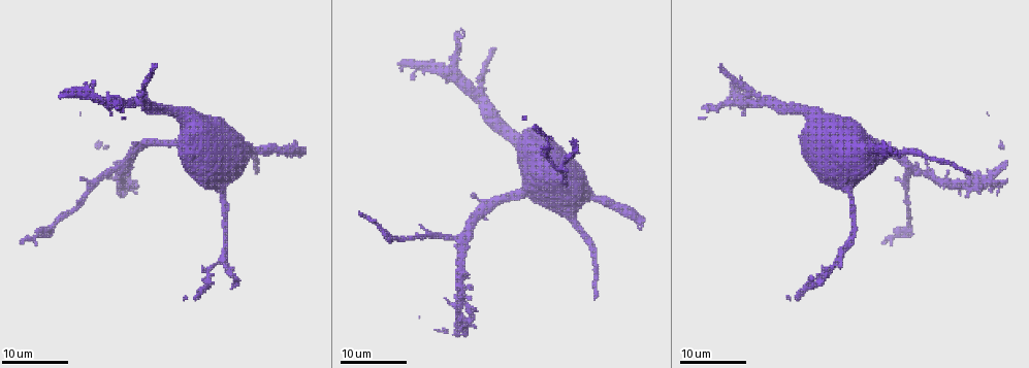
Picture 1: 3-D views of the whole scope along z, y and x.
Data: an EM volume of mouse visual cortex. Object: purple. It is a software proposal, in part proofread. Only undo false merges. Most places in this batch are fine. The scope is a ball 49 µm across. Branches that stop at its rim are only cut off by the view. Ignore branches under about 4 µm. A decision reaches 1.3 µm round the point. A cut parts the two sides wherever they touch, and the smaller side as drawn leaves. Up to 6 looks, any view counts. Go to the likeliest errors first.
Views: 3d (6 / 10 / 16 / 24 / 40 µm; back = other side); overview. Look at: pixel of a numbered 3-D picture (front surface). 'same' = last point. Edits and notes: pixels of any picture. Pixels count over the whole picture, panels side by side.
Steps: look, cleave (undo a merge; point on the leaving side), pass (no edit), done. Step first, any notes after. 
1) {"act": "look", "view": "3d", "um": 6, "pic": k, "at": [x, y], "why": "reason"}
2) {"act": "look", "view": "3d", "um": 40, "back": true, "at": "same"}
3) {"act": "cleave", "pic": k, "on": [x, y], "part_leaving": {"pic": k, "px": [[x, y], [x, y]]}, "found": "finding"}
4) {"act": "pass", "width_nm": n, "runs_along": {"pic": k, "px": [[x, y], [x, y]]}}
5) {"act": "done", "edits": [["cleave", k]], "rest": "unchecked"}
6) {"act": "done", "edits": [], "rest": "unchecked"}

{"act": "look", "view": "3d", "um": 24, "pic": 1, "at": [220, 261], "why": "a fork"}

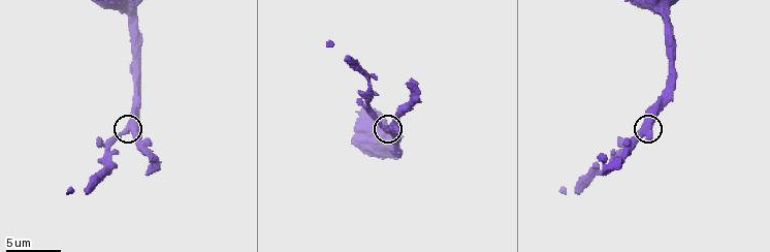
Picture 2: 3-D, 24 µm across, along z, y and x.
{"act": "look", "view": "3d", "um": 10, "pic": 2, "at": [128, 130]}

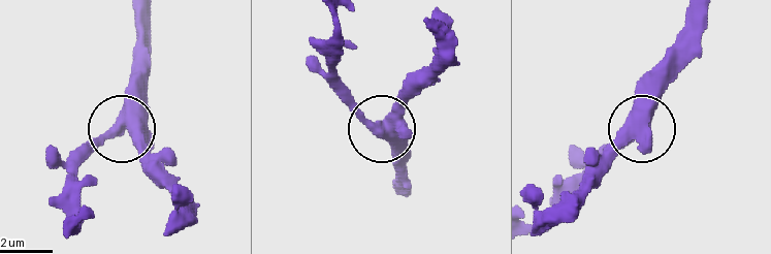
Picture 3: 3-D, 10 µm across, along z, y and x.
{"act": "pass", "width_nm": 460, "found": "all the same neuron"}

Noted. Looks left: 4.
{"act": "look", "view": "3d", "um": 24, "pic": 1, "at": [139, 100]}

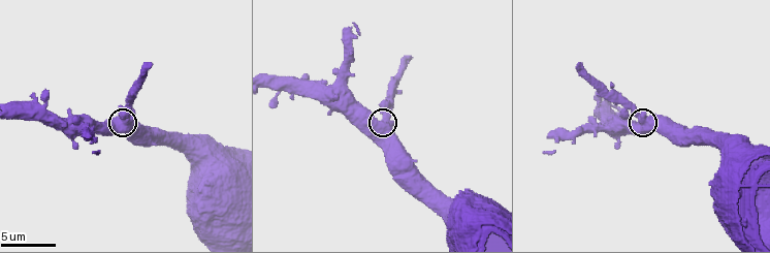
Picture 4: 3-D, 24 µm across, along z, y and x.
{"act": "look", "view": "3d", "um": 6, "pic": 4, "at": [120, 120]}

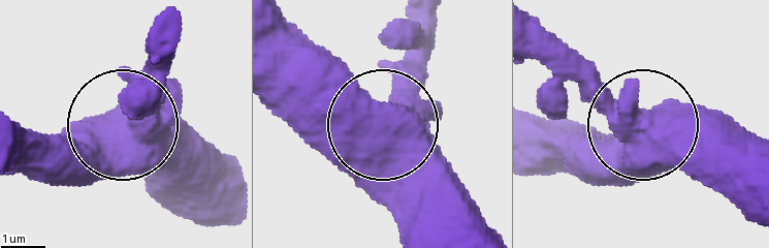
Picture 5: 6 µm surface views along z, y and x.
{"act": "pass", "found": "one neuron here"}

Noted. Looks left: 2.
{"act": "look", "view": "3d", "um": 24, "pic": 1, "at": [591, 198]}

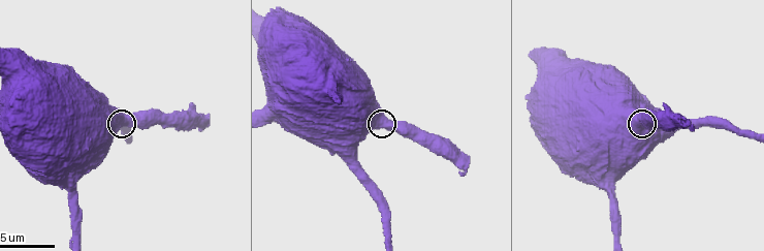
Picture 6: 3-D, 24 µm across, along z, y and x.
{"act": "look", "view": "3d", "um": 10, "pic": 6, "at": [382, 123]}

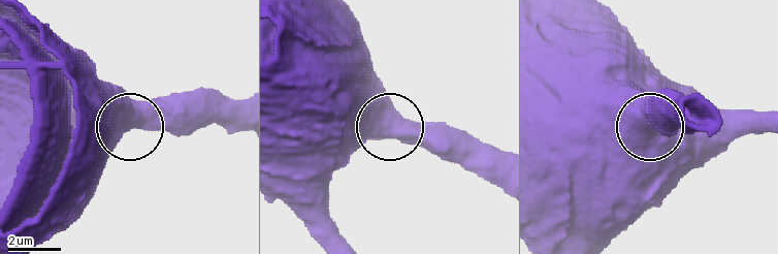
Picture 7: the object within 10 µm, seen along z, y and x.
{"act": "pass", "found": "continuous, no second neuron"}

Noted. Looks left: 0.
{"act": "done", "edits": [], "rest": "unchecked"}

